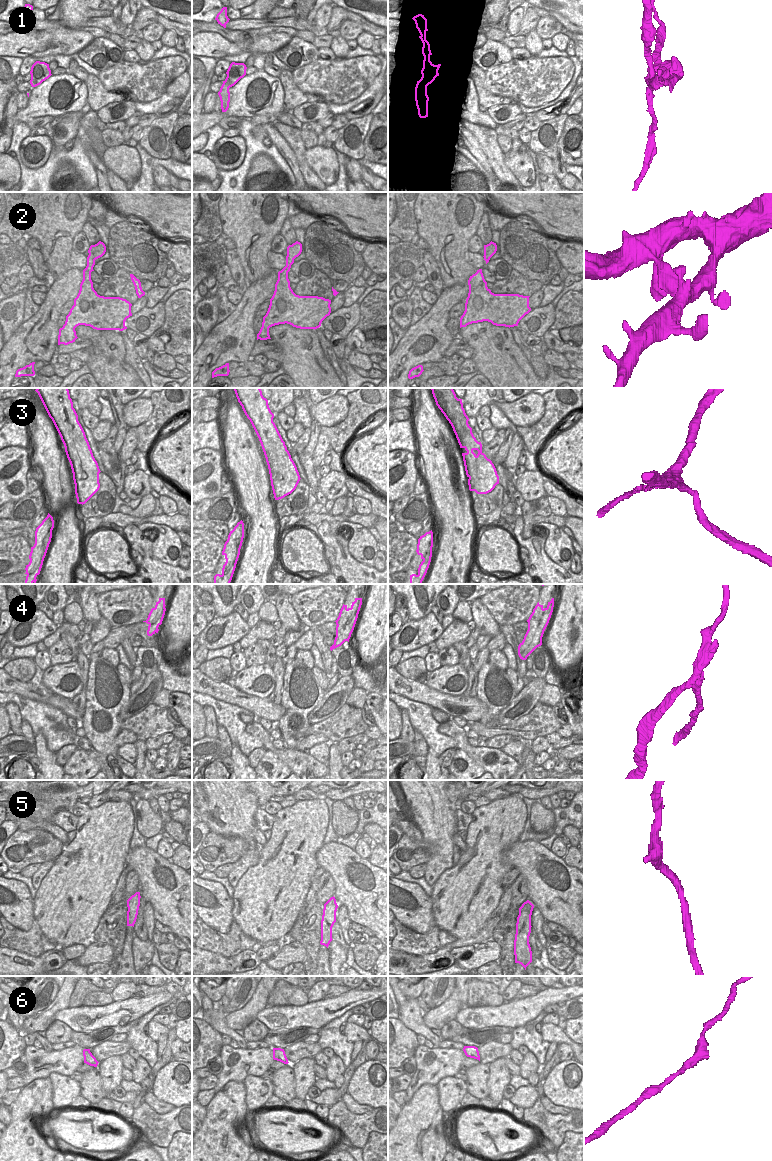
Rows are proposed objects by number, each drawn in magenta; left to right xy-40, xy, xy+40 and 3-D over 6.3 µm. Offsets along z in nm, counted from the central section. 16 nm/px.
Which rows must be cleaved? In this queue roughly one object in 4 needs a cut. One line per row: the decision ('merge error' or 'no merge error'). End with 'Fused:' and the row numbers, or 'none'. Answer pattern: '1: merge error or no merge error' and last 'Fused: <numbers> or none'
1: merge error
2: no merge error
3: no merge error
4: merge error
5: no merge error
6: no merge error
Fused: 1, 4

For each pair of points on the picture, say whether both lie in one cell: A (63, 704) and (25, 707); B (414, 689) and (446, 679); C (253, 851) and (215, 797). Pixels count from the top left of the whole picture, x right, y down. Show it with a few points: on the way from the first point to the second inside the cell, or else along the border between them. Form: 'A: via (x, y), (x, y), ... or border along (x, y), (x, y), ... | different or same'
A: border along (27, 697), (54, 706), (67, 717) | different
B: border along (424, 683), (449, 694) | different
C: via (248, 838), (242, 824), (228, 810) | same

